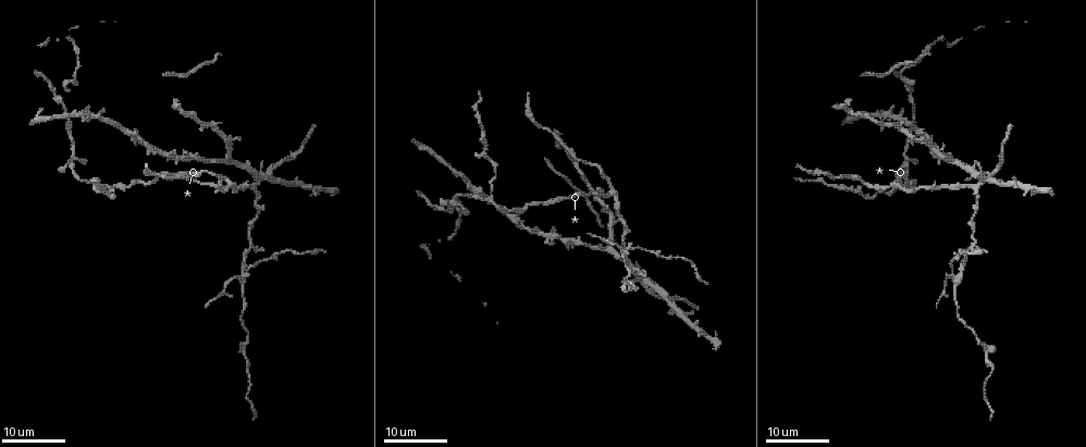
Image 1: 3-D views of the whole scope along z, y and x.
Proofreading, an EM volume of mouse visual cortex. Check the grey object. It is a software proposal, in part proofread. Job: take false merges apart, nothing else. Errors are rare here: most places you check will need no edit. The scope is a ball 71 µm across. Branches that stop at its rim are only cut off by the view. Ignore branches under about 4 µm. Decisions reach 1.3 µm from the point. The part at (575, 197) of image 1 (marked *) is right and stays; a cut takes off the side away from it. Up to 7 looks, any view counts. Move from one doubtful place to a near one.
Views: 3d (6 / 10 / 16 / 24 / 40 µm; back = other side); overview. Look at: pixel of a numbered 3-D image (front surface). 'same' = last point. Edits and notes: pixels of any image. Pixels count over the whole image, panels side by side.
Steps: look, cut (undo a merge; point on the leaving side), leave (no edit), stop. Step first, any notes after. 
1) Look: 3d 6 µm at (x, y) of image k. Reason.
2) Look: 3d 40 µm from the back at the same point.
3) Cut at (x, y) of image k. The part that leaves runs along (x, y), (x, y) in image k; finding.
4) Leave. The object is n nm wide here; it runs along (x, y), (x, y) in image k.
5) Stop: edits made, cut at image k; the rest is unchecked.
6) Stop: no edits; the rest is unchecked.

Look: 3d 16 µm at (61, 98) of image 1. Four-way junction.

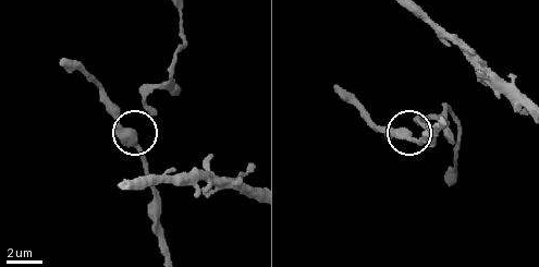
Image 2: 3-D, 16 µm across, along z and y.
Look: 3d 6 µm at (133, 134) of image 2.

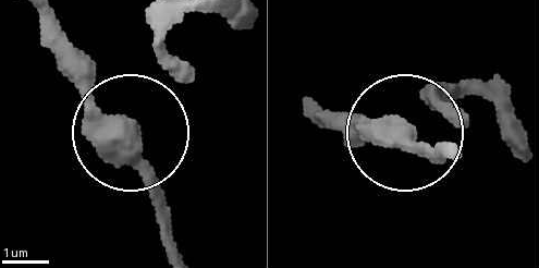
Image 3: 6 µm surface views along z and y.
Leave. The side arm is 7 µm long; 4 arms meet here; one neuron here.

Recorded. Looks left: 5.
Look: 3d 16 µm at (979, 174) of image 1. Three arms meet.

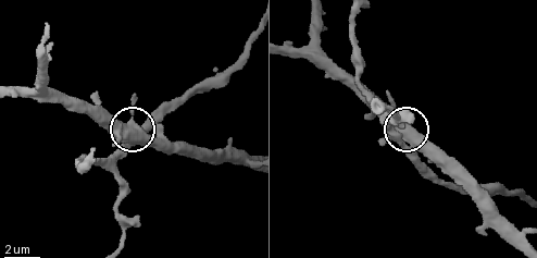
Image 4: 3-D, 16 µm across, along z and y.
Look: 3d 10 µm at (127, 125) of image 4. Closer look.

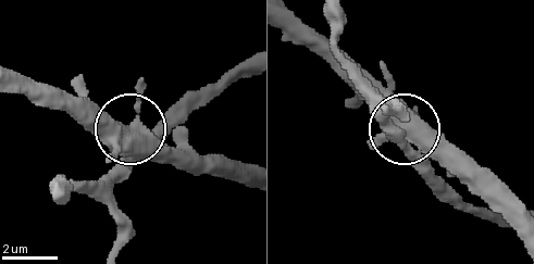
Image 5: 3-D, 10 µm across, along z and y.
Leave. The side arm is 17 µm long; it runs along (326, 10), (335, 59), (354, 87), (450, 168) in image 5; one neuron here.

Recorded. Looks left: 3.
Look: 3d 24 µm at (243, 274) of image 1. Small branch off a trunk.

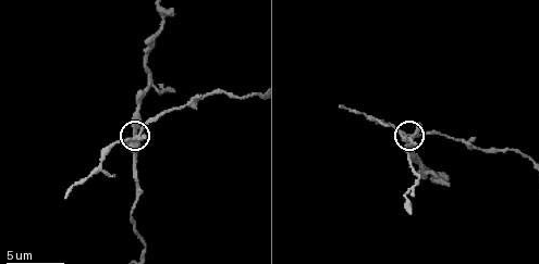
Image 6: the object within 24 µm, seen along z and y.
Look: 3d 10 µm at (413, 135) of image 6.

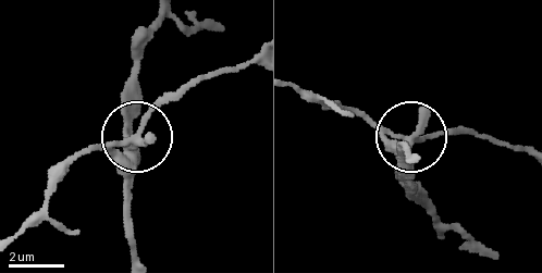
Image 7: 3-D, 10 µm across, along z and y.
Cut at (423, 125) of image 7. A second neuron is stuck on.

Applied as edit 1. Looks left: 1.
Stop: edits made, cut at image 7; the rest is unchecked.

